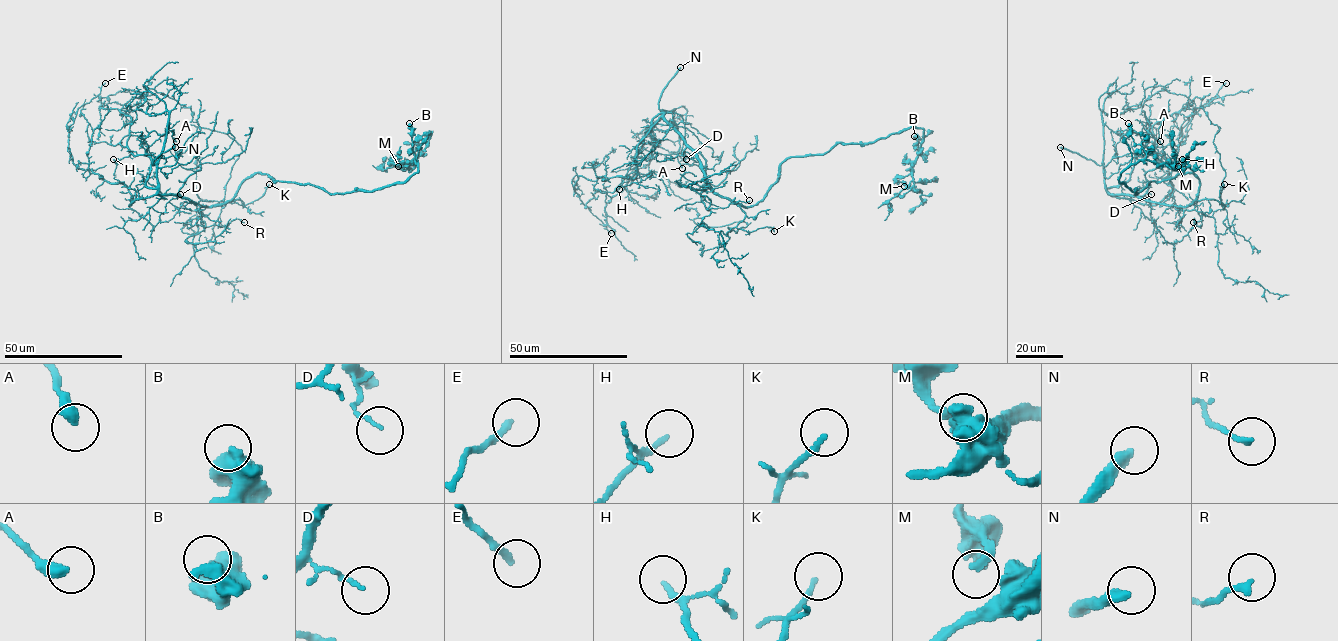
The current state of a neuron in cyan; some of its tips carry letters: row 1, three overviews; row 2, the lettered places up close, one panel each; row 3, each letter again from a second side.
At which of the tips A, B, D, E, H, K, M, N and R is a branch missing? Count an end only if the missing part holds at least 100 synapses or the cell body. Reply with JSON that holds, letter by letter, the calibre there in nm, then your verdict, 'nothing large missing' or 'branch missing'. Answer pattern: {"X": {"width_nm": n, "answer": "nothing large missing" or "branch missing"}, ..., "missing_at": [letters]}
{"A": {"width_nm": 380, "answer": "nothing large missing"}, "B": {"width_nm": 650, "answer": "nothing large missing"}, "D": {"width_nm": 90, "answer": "nothing large missing"}, "E": {"width_nm": 220, "answer": "nothing large missing"}, "H": {"width_nm": 160, "answer": "nothing large missing"}, "K": {"width_nm": 150, "answer": "nothing large missing"}, "M": {"width_nm": 190, "answer": "nothing large missing"}, "N": {"width_nm": 340, "answer": "branch missing"}, "R": {"width_nm": 170, "answer": "nothing large missing"}, "missing_at": ["N"]}

